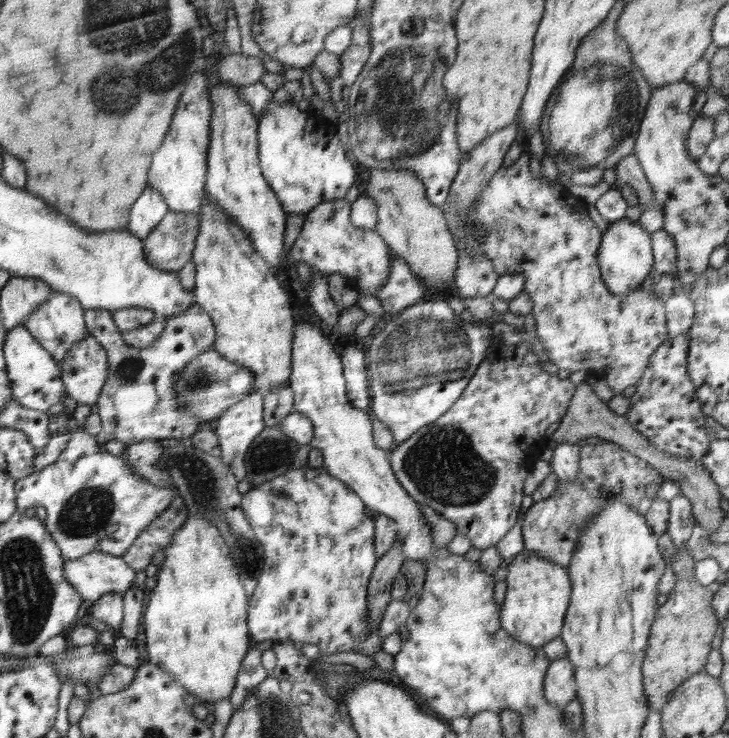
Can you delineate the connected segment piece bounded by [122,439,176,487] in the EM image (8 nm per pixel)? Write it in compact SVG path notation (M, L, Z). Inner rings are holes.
M154 440L141 441L127 446L122 458L129 460L128 463L132 465L134 475L144 477L146 481L164 487L164 485L176 485L174 480L170 478L170 474L166 470L162 470L158 466L157 459L159 458L162 446L159 442Z

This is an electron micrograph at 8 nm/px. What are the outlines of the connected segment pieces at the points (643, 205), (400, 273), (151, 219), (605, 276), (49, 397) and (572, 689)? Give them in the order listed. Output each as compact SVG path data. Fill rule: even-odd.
M630 153L614 168L616 170L615 182L630 186L638 193L638 208L644 212L650 204L652 205L652 186L650 186L635 154Z
M388 247L388 254L392 258L388 265L388 277L376 289L374 296L380 300L384 312L397 315L405 309L409 309L426 294L428 283L424 279L416 277L410 271L410 265L398 257L390 247Z
M146 188L130 210L127 230L134 236L145 239L168 211L168 203L162 193Z
M622 218L616 222L609 222L602 234L600 250L598 250L598 264L602 280L609 291L615 295L628 295L641 288L646 276L653 271L653 248L650 233L639 222L631 222Z
M16 326L7 332L3 356L11 393L22 406L46 413L51 406L68 396L61 378L61 366L32 337L25 326Z
M568 656L551 661L544 677L544 697L548 703L564 708L572 699L576 699L578 686L574 681L574 665Z

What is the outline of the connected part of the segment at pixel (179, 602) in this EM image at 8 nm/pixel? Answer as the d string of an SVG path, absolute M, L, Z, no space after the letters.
M189 513L188 519L184 525L178 527L178 531L174 532L174 537L170 539L168 547L163 550L166 557L162 566L158 567L156 573L156 586L151 593L147 595L147 601L143 612L144 617L144 628L146 635L146 648L148 651L148 660L154 663L156 666L164 671L170 671L170 674L174 675L176 681L182 683L192 695L196 695L200 702L215 703L218 699L230 698L230 693L236 685L236 677L238 676L238 669L242 664L244 655L248 652L253 641L249 634L248 628L248 599L243 585L239 577L239 567L235 564L232 558L232 553L226 545L226 541L220 535L220 530L214 525L214 523L200 517L198 514Z

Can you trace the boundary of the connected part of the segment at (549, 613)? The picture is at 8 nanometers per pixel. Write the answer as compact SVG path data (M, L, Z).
M526 548L516 554L507 567L505 581L508 588L500 612L502 628L512 639L516 639L516 642L542 647L554 637L561 635L571 597L567 568Z

